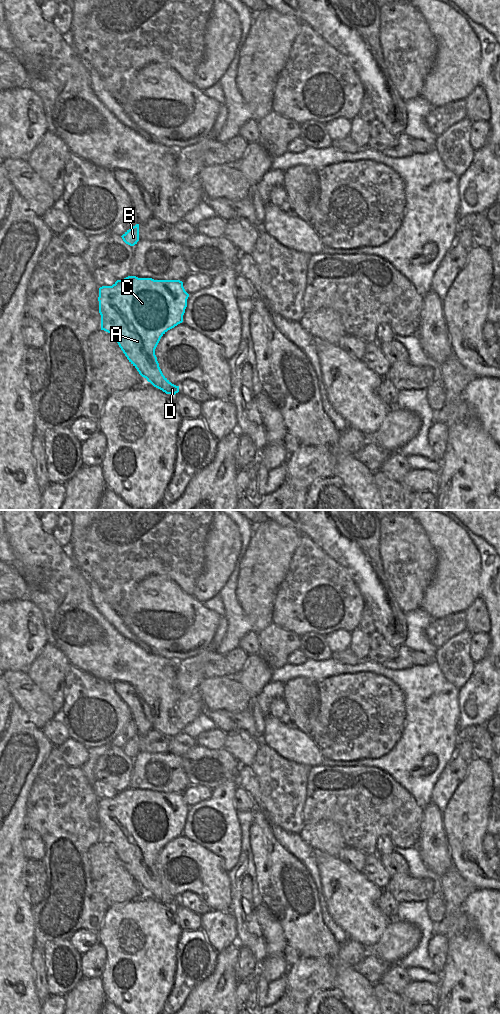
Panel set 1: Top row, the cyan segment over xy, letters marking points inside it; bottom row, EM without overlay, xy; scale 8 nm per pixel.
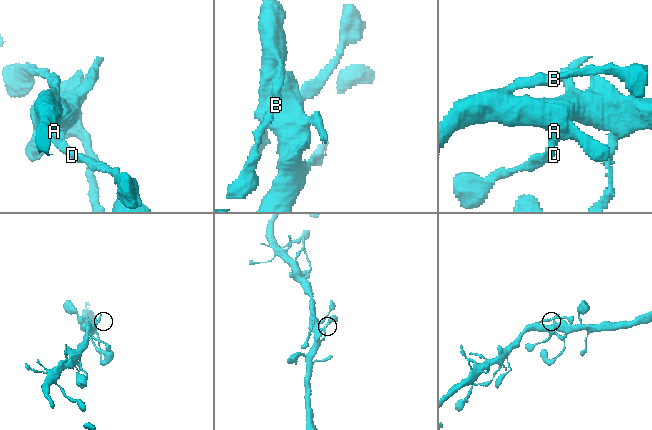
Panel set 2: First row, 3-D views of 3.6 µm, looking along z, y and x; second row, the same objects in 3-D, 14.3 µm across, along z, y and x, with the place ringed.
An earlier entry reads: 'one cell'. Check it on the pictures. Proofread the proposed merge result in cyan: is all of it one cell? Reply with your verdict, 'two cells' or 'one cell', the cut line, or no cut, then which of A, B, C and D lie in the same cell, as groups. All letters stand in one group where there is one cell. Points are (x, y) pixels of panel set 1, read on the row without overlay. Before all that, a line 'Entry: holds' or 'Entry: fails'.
Entry: holds
one cell | no cut | A B C D

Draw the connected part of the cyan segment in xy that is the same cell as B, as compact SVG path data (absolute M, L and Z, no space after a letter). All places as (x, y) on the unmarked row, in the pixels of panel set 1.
M139 736L127 742L121 749L123 753L130 758L137 756L139 753Z

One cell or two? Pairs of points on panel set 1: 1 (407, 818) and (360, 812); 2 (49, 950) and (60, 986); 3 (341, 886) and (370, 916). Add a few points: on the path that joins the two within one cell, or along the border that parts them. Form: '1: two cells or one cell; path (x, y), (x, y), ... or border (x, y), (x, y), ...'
1: one cell; path (395, 813), (372, 812)
2: one cell; path (56, 959), (56, 975), (54, 977)
3: one cell; path (347, 893), (363, 909)

